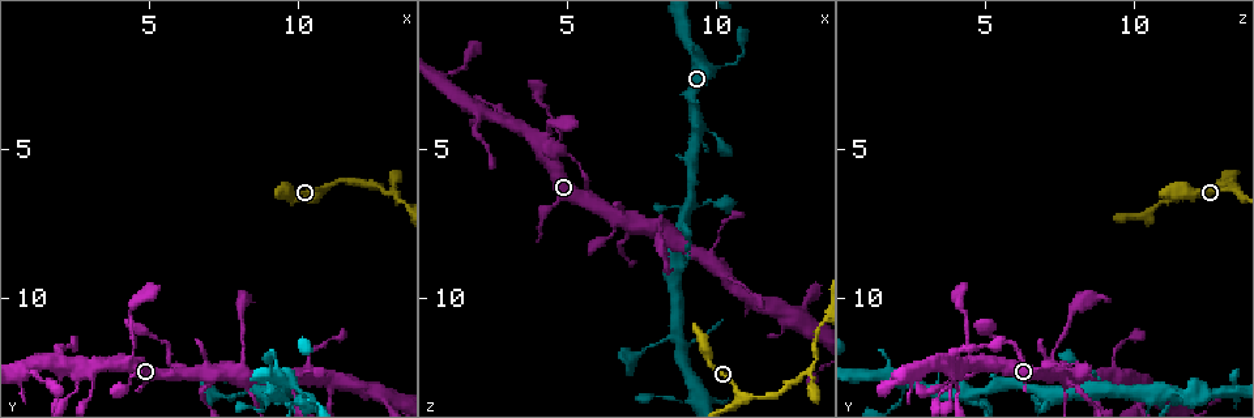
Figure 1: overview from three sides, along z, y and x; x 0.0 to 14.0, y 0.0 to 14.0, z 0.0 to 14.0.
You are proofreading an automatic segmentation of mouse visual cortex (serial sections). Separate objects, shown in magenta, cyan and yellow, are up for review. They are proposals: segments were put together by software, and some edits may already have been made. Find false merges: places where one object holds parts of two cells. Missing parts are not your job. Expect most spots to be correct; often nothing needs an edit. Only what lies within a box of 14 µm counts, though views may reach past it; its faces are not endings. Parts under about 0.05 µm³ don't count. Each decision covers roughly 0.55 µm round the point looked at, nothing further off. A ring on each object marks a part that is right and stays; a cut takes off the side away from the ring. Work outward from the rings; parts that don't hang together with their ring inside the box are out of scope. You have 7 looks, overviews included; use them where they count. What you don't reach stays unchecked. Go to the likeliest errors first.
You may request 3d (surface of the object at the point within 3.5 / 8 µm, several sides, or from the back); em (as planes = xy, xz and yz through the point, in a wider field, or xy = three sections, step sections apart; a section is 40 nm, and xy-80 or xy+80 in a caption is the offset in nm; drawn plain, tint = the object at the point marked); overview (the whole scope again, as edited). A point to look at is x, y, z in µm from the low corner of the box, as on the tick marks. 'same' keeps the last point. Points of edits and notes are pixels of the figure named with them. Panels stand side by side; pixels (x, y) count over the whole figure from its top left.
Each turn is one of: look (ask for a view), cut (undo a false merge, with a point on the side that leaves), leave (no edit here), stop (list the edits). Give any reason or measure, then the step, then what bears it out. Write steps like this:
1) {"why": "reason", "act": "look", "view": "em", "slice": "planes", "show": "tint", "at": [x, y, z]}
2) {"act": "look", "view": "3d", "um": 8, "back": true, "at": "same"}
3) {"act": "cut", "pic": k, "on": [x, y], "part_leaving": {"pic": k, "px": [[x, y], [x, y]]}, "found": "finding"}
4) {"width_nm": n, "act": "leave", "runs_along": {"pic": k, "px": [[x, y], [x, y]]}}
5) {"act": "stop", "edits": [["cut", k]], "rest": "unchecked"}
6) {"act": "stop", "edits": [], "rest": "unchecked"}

{"why": "sharp bend", "act": "look", "view": "3d", "um": 3.5, "at": [13.0, 6.5, 12.5]}

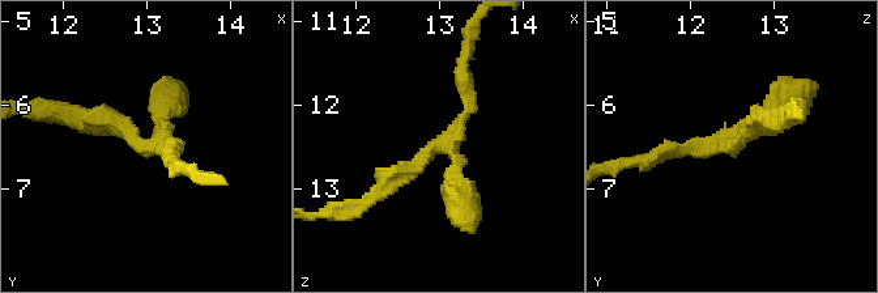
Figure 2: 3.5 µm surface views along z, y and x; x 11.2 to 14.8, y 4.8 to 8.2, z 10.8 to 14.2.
{"arms": 3, "arm_widths_nm": [200, 250, 250], "why": "need the tissue", "act": "look", "view": "em", "slice": "xy", "step": 3, "show": "tint", "at": [13.05, 6.50, 12.45]}

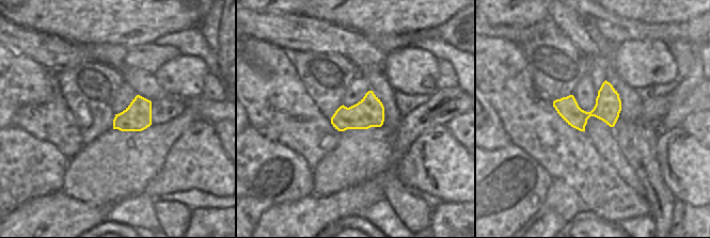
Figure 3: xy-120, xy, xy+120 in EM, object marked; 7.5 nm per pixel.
{"width_nm": 220, "act": "leave", "runs_along": {"pic": 2, "px": [[376, 192], [457, 130], [469, 109], [461, 72]]}, "found": "one cell here"}

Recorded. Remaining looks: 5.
{"why": "four-way junction", "act": "look", "view": "3d", "um": 3.5, "at": [9.3, 13.2, 4.3]}

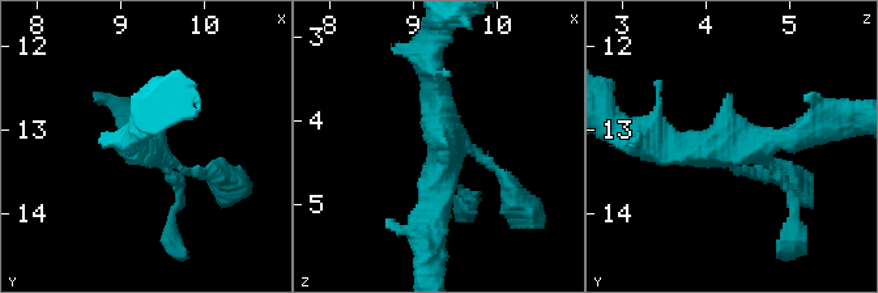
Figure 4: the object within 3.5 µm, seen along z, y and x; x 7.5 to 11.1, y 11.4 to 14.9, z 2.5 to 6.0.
{"act": "leave", "found": "one cell here"}

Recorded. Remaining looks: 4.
{"why": "calibre changes", "act": "look", "view": "3d", "um": 3.5, "at": [8.5, 13.3, 7.7]}

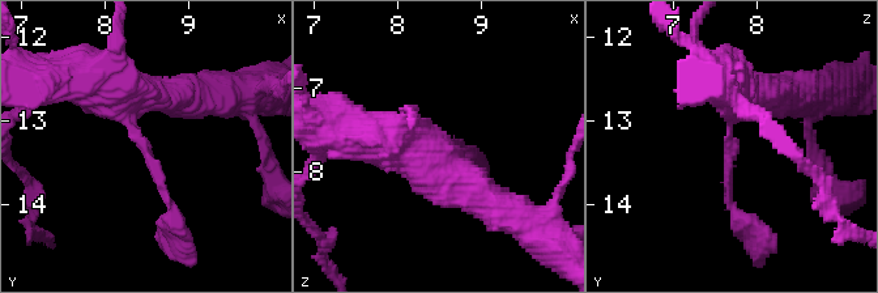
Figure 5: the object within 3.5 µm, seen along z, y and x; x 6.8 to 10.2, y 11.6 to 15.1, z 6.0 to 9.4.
{"act": "look", "view": "em", "slice": "planes", "show": "tint", "at": [8.45, 13.30, 7.70]}

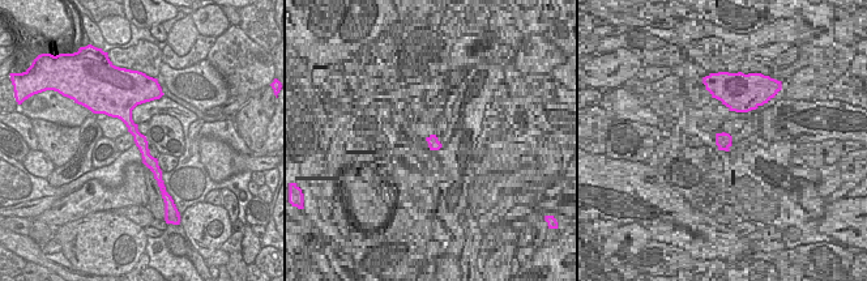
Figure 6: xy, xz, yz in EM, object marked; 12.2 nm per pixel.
{"act": "leave", "runs_along": {"pic": 6, "px": [[135, 101], [127, 120], [158, 177]]}, "found": "continuous, no second cell"}

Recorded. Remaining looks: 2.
{"act": "stop", "edits": [], "rest": "unchecked"}

